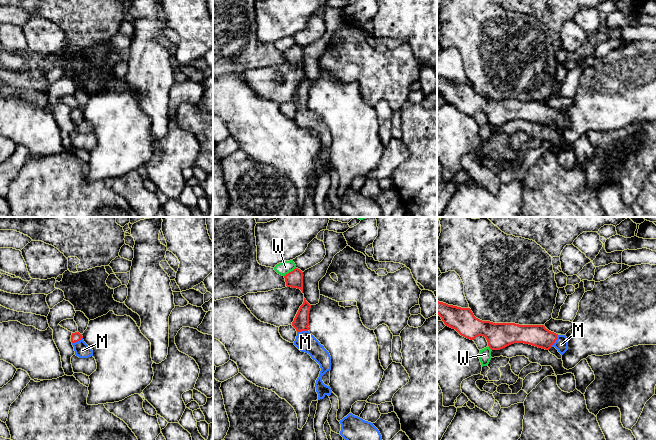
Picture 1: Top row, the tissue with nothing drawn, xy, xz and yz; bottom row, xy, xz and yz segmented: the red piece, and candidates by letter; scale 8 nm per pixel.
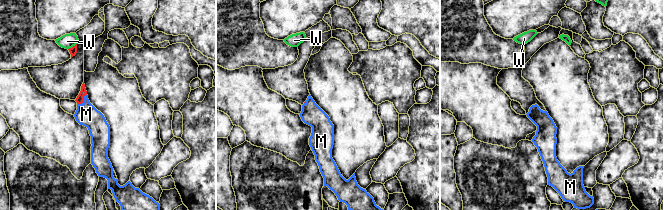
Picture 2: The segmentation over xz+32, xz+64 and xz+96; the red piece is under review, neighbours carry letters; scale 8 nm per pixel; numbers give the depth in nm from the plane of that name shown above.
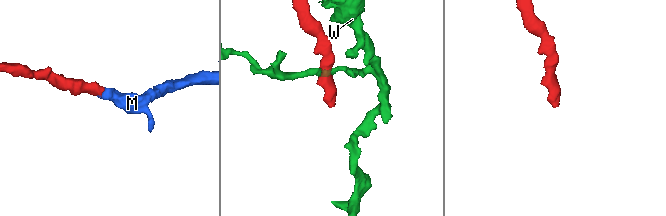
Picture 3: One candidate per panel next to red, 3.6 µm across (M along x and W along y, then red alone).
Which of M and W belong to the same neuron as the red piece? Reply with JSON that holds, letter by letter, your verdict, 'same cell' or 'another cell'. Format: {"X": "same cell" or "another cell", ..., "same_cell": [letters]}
{"M": "same cell", "W": "another cell", "same_cell": ["M"]}

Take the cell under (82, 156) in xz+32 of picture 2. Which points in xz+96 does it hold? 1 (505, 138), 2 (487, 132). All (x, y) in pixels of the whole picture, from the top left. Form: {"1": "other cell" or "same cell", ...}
{"1": "same cell", "2": "same cell"}

